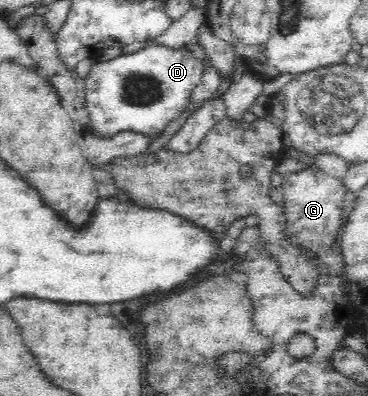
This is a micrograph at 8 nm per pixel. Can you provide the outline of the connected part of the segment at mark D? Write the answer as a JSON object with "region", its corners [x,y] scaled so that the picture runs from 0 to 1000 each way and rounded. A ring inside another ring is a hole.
{"region":[[[438,114],[399,116],[389,126],[326,139],[296,154],[264,154],[228,197],[234,215],[231,270],[253,301],[264,343],[296,348],[318,336],[361,331],[410,341],[416,348],[432,346],[459,308],[489,293],[492,283],[508,273],[514,242],[546,207],[552,187],[557,187],[557,167],[519,126],[465,124]]]}

